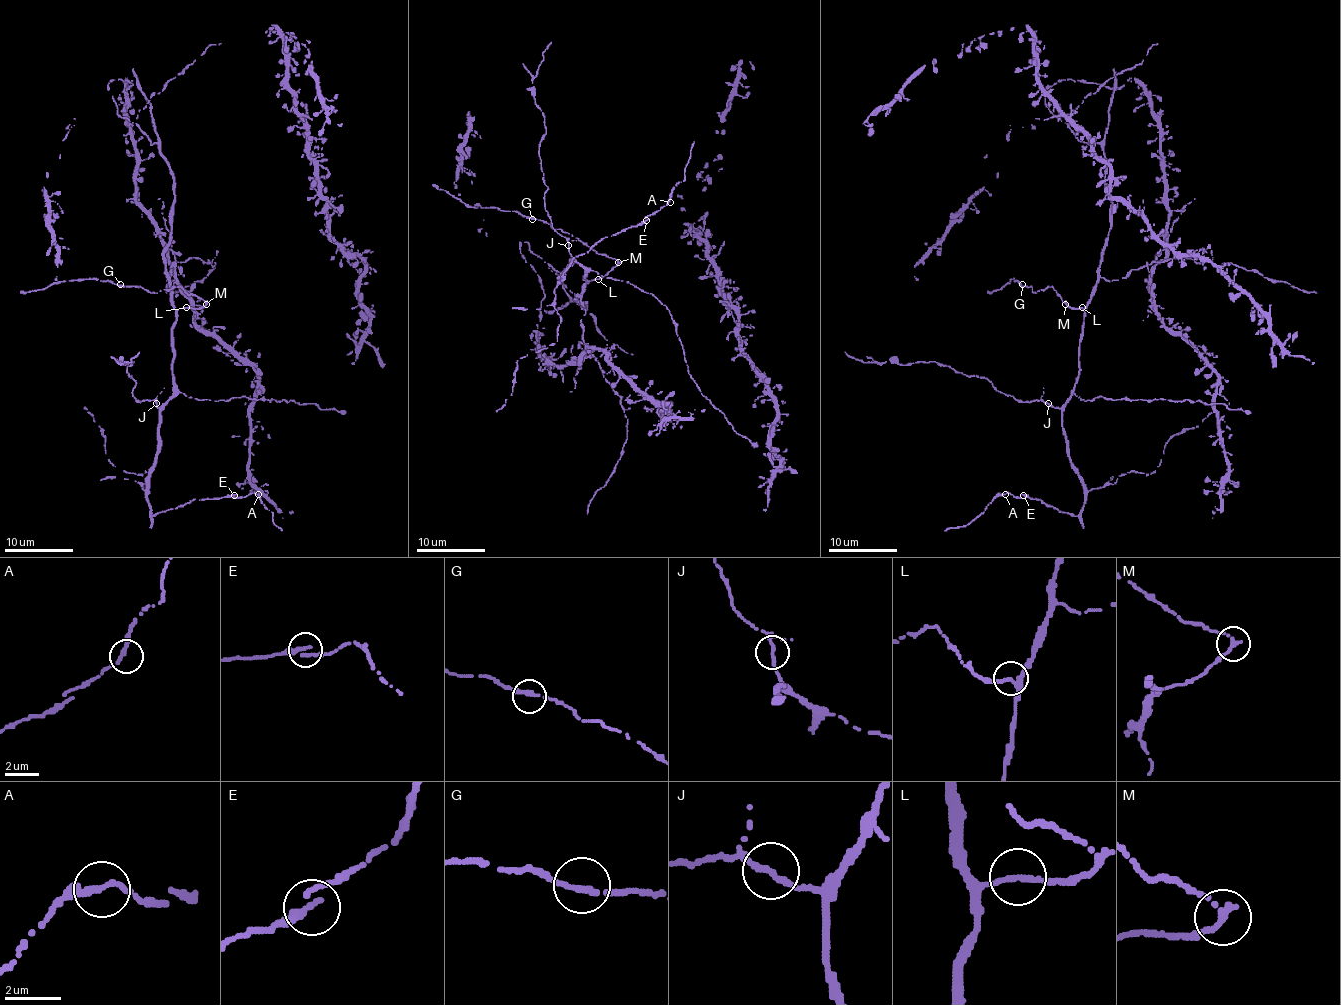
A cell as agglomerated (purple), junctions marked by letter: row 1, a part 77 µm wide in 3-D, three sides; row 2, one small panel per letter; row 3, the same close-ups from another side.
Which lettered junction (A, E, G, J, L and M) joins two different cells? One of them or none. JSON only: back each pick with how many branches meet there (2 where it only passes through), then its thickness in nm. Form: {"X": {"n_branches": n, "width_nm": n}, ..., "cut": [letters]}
{"cut": []}

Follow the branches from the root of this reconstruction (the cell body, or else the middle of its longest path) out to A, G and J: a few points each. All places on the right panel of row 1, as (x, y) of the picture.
A: (1216, 403), (1084, 401), (1074, 393), (1062, 427), (1084, 489), (1082, 509), (1075, 516), (1005, 494)
G: (1216, 403), (1081, 399), (1074, 386), (1084, 310), (1070, 308), (1051, 286), (1034, 293), (1022, 284)
J: (1216, 403), (1101, 396), (1084, 401), (1074, 393), (1060, 408), (1048, 403)

